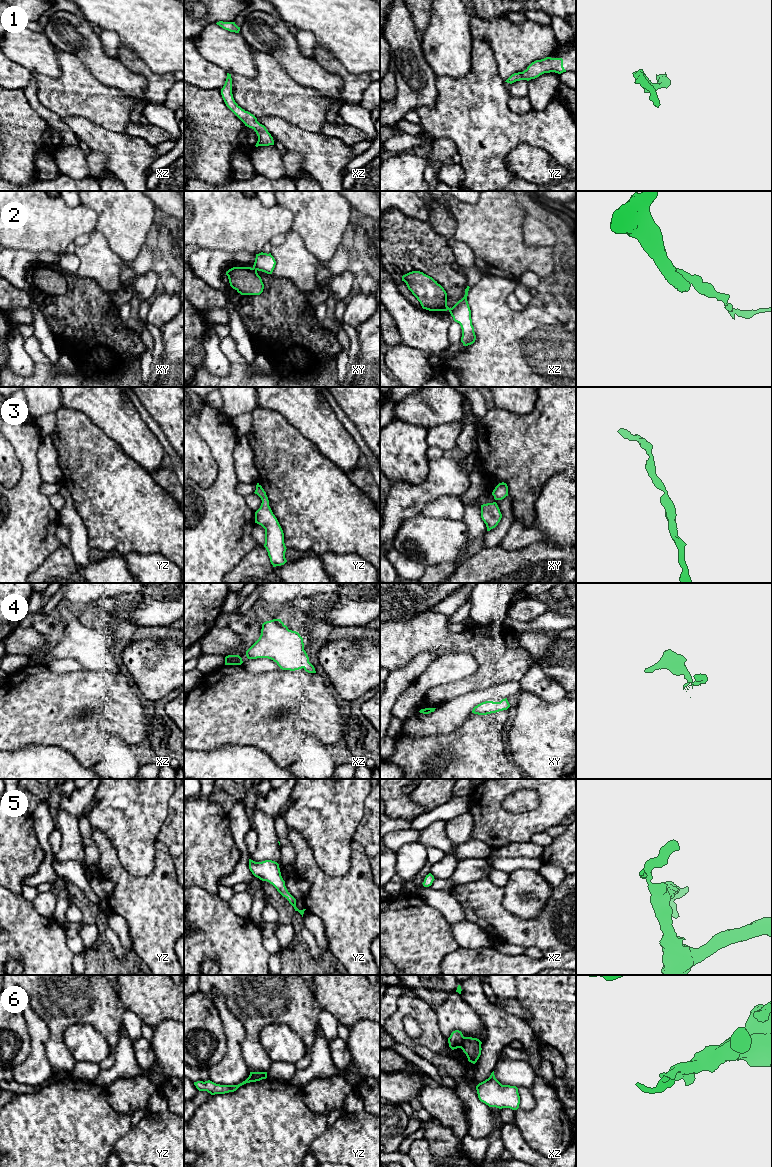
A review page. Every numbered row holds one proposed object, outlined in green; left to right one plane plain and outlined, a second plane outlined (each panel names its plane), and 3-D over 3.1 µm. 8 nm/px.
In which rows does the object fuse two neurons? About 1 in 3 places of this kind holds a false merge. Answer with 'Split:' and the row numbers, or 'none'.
Split: 2, 6

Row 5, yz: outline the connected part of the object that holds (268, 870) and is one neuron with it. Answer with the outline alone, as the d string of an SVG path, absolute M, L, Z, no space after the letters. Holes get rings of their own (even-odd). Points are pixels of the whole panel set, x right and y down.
M249 859L249 869L255 877L272 884L277 891L289 901L289 903L294 907L295 911L298 911L303 917L306 909L299 910L296 907L296 899L288 892L277 862L272 860L255 862Z

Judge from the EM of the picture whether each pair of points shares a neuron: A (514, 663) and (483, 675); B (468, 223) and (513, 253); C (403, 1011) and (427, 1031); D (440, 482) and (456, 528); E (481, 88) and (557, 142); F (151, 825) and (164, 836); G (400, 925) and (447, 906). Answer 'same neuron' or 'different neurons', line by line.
A: same neuron
B: same neuron
C: same neuron
D: different neurons
E: same neuron
F: different neurons
G: different neurons

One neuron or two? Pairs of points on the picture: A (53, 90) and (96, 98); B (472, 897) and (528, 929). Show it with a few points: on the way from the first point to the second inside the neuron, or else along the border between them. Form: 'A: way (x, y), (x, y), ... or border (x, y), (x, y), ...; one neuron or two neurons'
A: way (64, 95), (82, 95), (85, 97); one neuron
B: way (486, 910), (501, 925), (514, 929); one neuron

